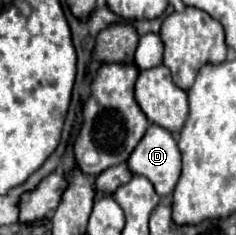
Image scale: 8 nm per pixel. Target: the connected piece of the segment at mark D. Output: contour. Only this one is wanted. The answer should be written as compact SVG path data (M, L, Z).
M152 123L142 141L132 151L128 165L132 173L148 177L160 197L170 195L178 183L182 169L174 135L168 129Z

